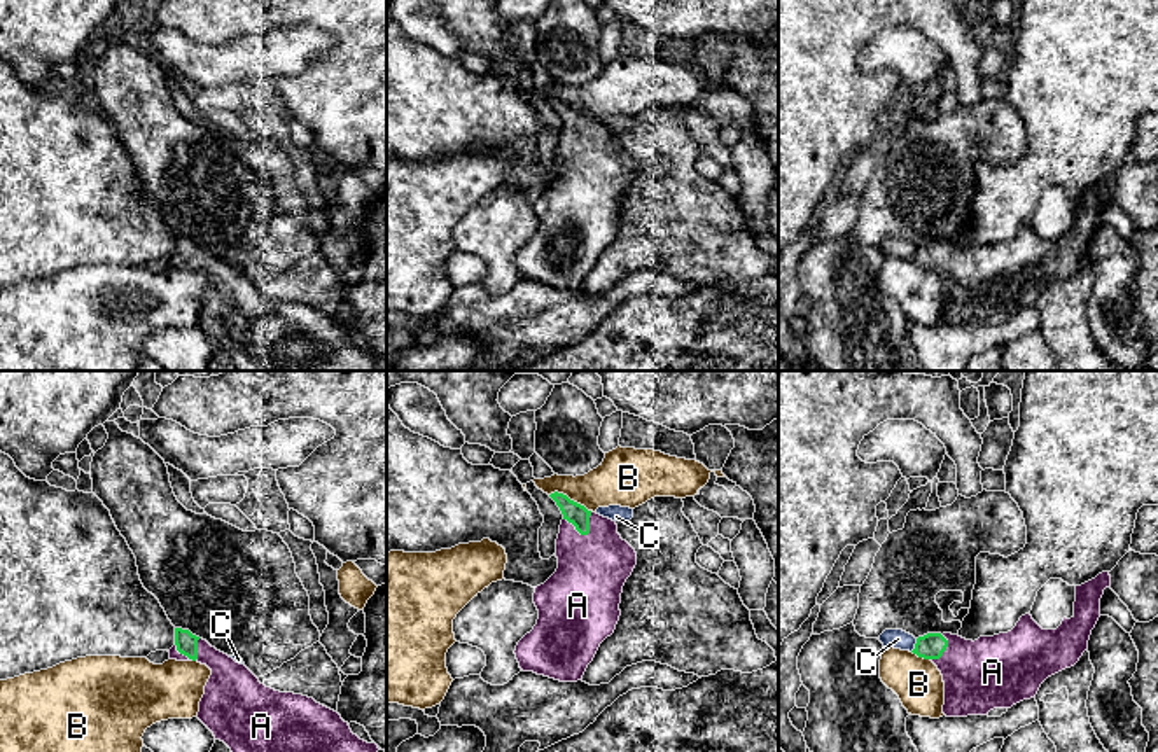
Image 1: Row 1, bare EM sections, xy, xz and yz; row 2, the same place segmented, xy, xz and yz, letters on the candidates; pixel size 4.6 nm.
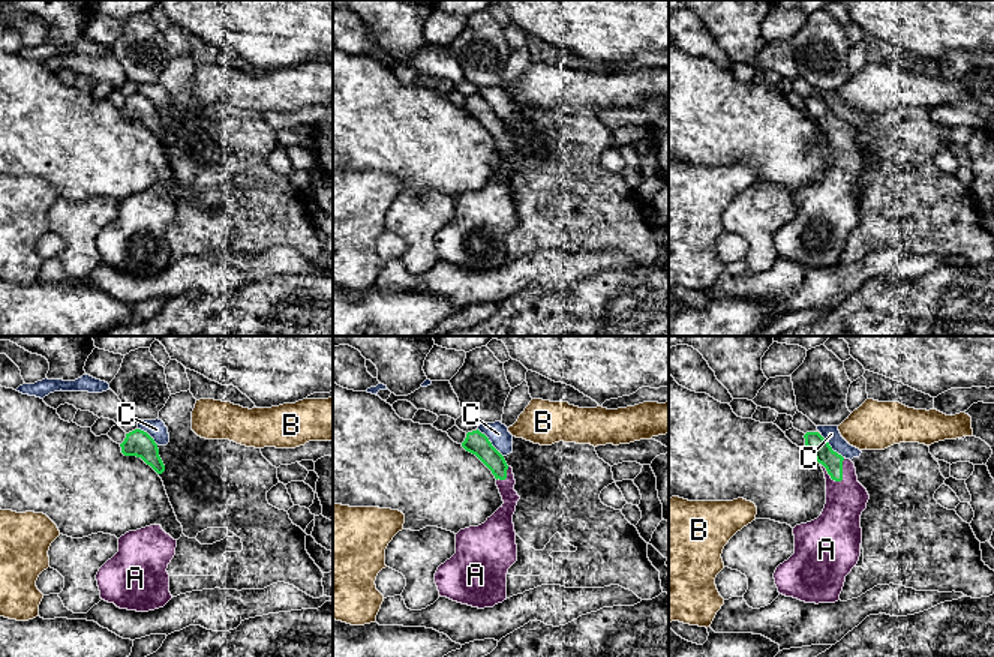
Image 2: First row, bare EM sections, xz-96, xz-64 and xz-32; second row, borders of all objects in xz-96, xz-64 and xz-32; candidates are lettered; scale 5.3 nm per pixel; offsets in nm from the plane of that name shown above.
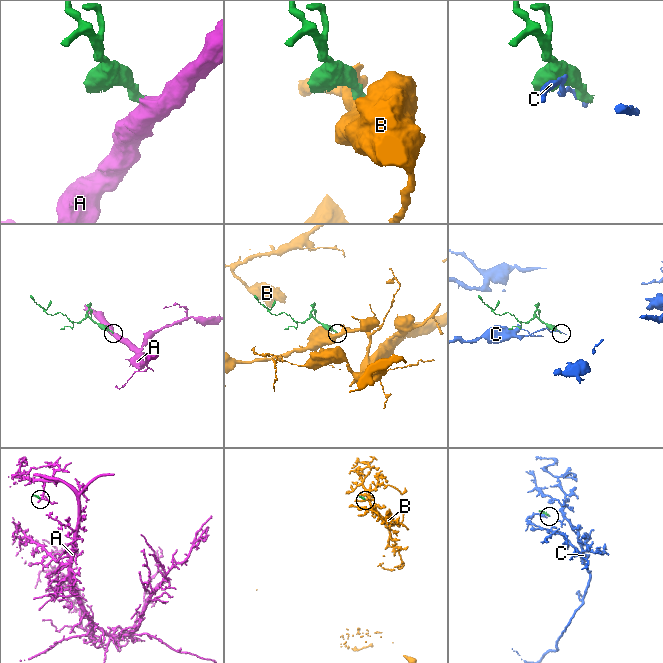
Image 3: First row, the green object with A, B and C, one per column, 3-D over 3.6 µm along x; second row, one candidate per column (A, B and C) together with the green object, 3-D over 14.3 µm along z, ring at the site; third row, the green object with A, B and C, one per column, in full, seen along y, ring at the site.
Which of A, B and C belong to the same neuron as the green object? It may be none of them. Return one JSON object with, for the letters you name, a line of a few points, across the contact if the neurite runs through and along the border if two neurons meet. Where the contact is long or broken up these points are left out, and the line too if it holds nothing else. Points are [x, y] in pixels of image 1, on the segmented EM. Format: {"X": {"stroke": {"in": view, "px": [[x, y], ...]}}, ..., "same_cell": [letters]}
{"A": {"stroke": {"in": "xz", "px": [[574, 513], [578, 530], [588, 543], [592, 570]]}}, "same_cell": ["A"]}

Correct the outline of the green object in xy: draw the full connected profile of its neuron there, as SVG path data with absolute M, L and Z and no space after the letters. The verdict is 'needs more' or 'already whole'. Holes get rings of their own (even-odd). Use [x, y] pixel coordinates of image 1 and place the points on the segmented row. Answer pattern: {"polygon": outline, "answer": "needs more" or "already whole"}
{"polygon": "M175 628L175 645L170 659L198 661L212 670L199 701L198 719L224 742L231 752L378 752L376 743L367 743L352 733L341 715L313 698L280 693L266 687L245 666L212 647L189 630Z", "answer": "needs more"}

